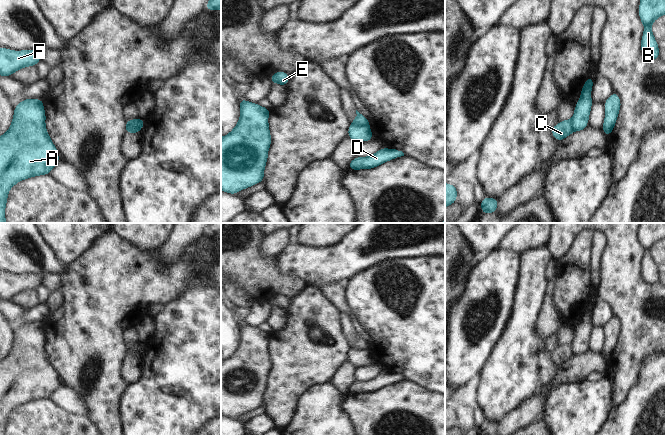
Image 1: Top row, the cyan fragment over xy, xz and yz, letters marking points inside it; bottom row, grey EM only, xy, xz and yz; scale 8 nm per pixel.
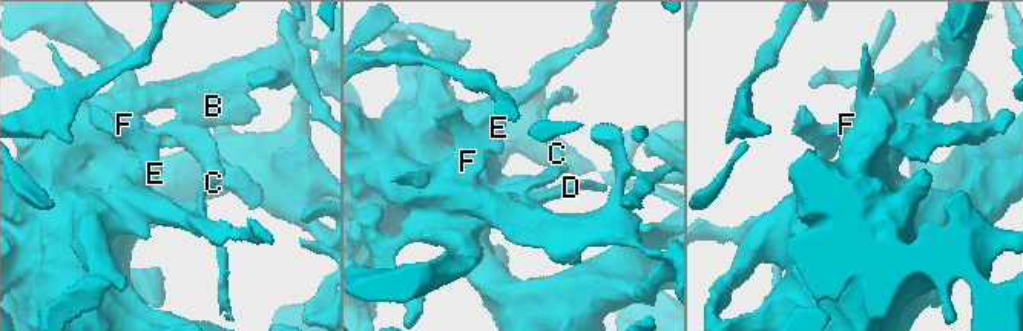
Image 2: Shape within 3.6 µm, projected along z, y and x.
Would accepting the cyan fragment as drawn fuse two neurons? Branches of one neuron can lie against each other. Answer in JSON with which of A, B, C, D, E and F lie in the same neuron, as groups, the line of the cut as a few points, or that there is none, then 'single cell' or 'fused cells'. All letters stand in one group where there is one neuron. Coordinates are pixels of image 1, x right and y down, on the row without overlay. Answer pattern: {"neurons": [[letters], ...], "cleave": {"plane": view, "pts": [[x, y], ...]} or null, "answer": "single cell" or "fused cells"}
{"neurons": [["A", "B", "D", "E", "F"], ["C"]], "cleave": {"plane": "xy", "pts": [[126, 349], [138, 347], [141, 352]]}, "answer": "fused cells"}

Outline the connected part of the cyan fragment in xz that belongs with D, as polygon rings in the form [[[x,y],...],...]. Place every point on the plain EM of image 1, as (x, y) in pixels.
[[[381,372],[377,377],[368,381],[355,381],[349,388],[349,394],[372,393],[389,384],[404,380],[399,373]]]

